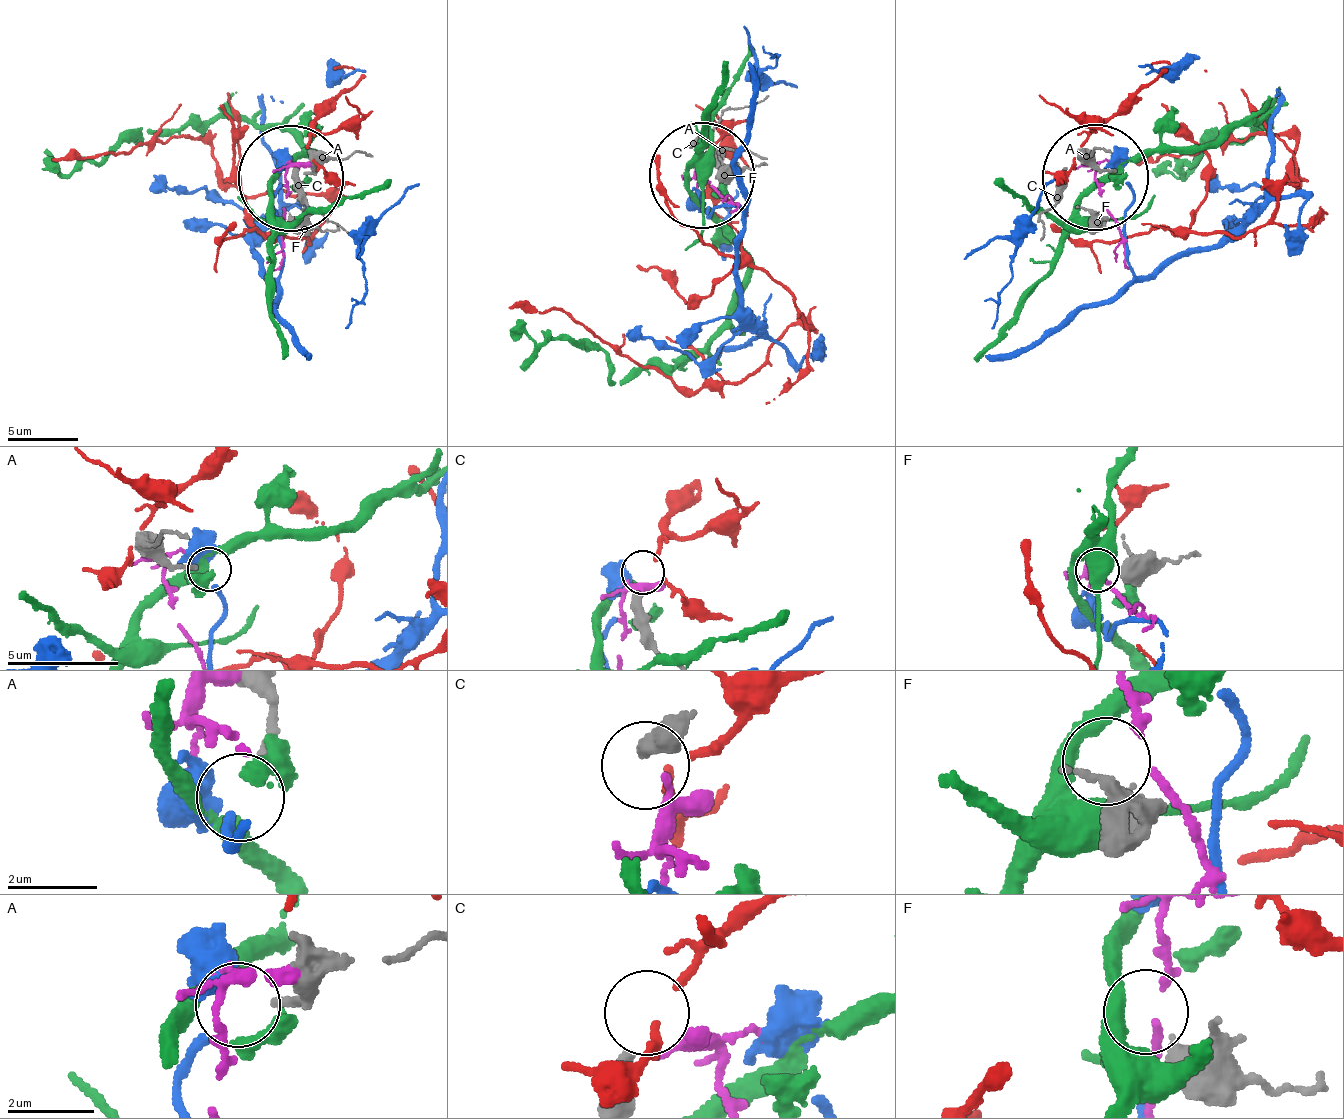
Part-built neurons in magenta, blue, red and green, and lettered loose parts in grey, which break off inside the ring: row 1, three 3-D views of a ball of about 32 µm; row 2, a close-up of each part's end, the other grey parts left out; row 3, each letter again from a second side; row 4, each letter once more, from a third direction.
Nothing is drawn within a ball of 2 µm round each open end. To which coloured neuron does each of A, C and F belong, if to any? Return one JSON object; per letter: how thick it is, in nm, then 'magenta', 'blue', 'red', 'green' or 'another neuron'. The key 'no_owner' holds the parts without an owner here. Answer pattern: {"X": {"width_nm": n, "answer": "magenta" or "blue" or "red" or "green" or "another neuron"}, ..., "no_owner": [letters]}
{"A": {"width_nm": 190, "answer": "blue"}, "C": {"width_nm": 360, "answer": "red"}, "F": {"width_nm": 460, "answer": "another neuron"}, "no_owner": ["F"]}

